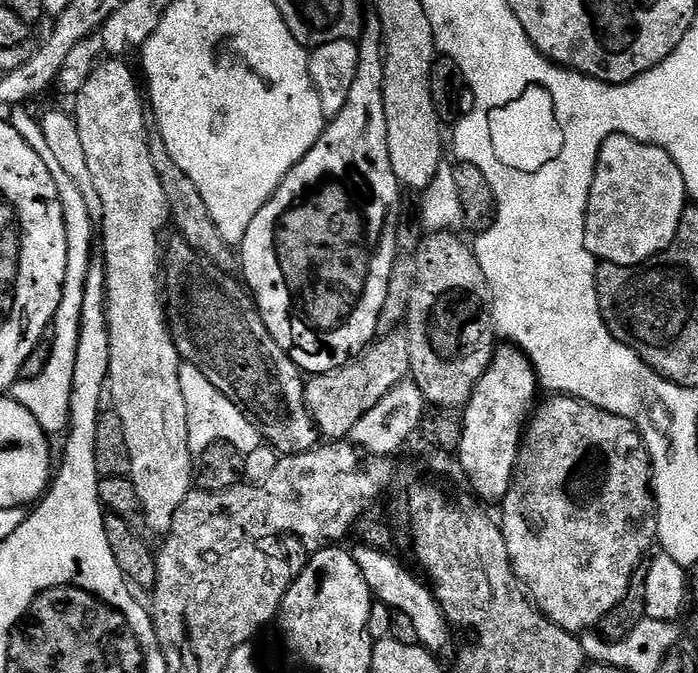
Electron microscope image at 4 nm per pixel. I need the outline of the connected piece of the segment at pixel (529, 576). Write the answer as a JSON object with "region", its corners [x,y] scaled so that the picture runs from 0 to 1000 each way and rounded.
{"region":[[[797,585],[778,600],[779,596],[766,608],[765,617],[751,637],[751,652],[745,657],[745,679],[739,688],[739,709],[734,713],[731,728],[719,746],[719,756],[722,755],[719,783],[725,799],[725,817],[731,823],[736,853],[745,860],[762,896],[774,905],[774,912],[805,936],[821,942],[837,942],[852,935],[860,921],[868,918],[868,912],[874,912],[874,906],[880,906],[885,895],[891,895],[903,865],[913,854],[911,842],[915,841],[917,831],[923,825],[927,828],[936,819],[934,808],[937,814],[941,807],[940,746],[931,724],[928,664],[924,663],[923,652],[917,649],[917,640],[911,637],[908,627],[885,615],[874,615],[850,600],[841,600],[837,594]]]}

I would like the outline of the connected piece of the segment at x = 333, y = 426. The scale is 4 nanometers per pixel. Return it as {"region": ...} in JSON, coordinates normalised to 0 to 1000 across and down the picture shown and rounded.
{"region":[[[569,490],[556,499],[543,501],[489,547],[448,557],[437,569],[436,590],[441,612],[453,629],[453,640],[471,655],[491,655],[513,624],[576,569],[589,550],[583,498]]]}

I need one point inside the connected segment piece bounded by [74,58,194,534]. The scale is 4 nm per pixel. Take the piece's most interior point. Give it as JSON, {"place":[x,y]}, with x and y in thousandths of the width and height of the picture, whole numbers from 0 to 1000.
{"place":[206,572]}

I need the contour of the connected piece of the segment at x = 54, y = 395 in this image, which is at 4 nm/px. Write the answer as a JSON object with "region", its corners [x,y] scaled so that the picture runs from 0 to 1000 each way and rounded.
{"region":[[[72,230],[63,232],[66,247],[80,272],[83,294],[89,300],[89,318],[95,330],[95,419],[89,425],[89,449],[80,462],[80,473],[72,489],[74,496],[74,525],[66,538],[66,550],[47,565],[24,565],[14,578],[16,593],[26,596],[70,645],[96,643],[100,623],[100,579],[106,574],[106,526],[112,526],[112,496],[117,473],[117,437],[123,425],[123,407],[132,394],[135,370],[132,370],[132,339],[135,328],[129,324],[129,312],[123,312],[123,299],[100,266],[83,247],[83,239]]]}

